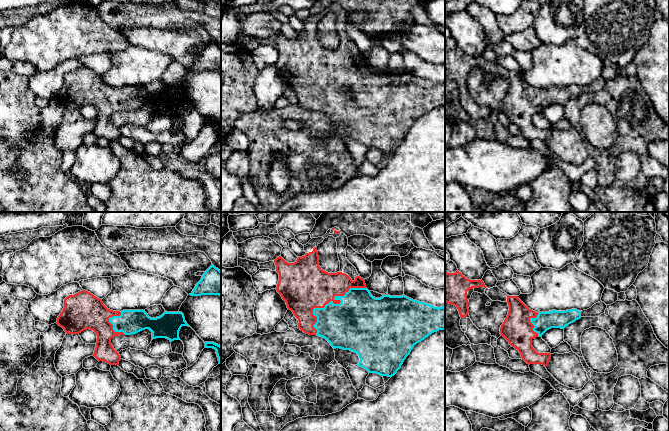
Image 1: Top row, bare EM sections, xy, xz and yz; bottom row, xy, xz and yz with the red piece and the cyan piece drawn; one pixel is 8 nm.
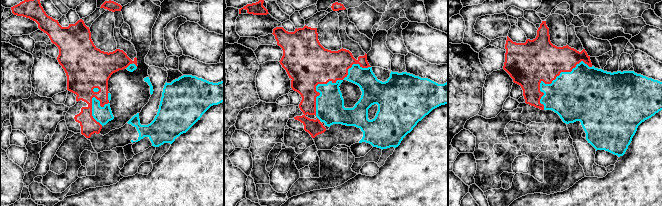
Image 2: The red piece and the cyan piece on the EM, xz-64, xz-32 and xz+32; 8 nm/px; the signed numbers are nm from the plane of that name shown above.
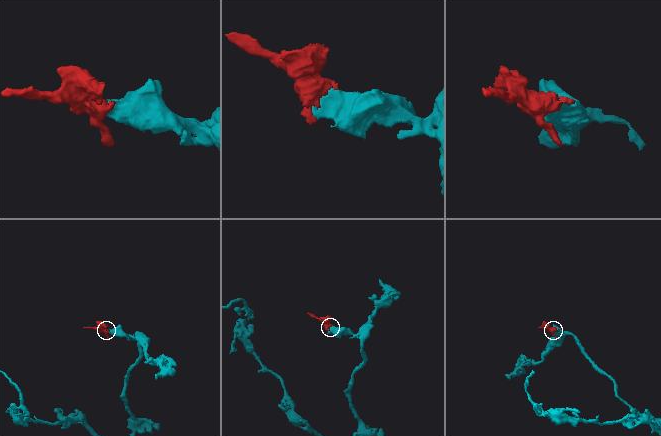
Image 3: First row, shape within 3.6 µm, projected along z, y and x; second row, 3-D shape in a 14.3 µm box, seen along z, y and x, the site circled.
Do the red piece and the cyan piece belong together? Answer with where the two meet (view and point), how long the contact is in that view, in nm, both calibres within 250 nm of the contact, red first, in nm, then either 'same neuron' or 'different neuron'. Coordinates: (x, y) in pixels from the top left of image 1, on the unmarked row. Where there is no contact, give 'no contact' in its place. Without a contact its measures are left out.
xz (327, 79) | 550 nm | 400/380 nm | same neuron

